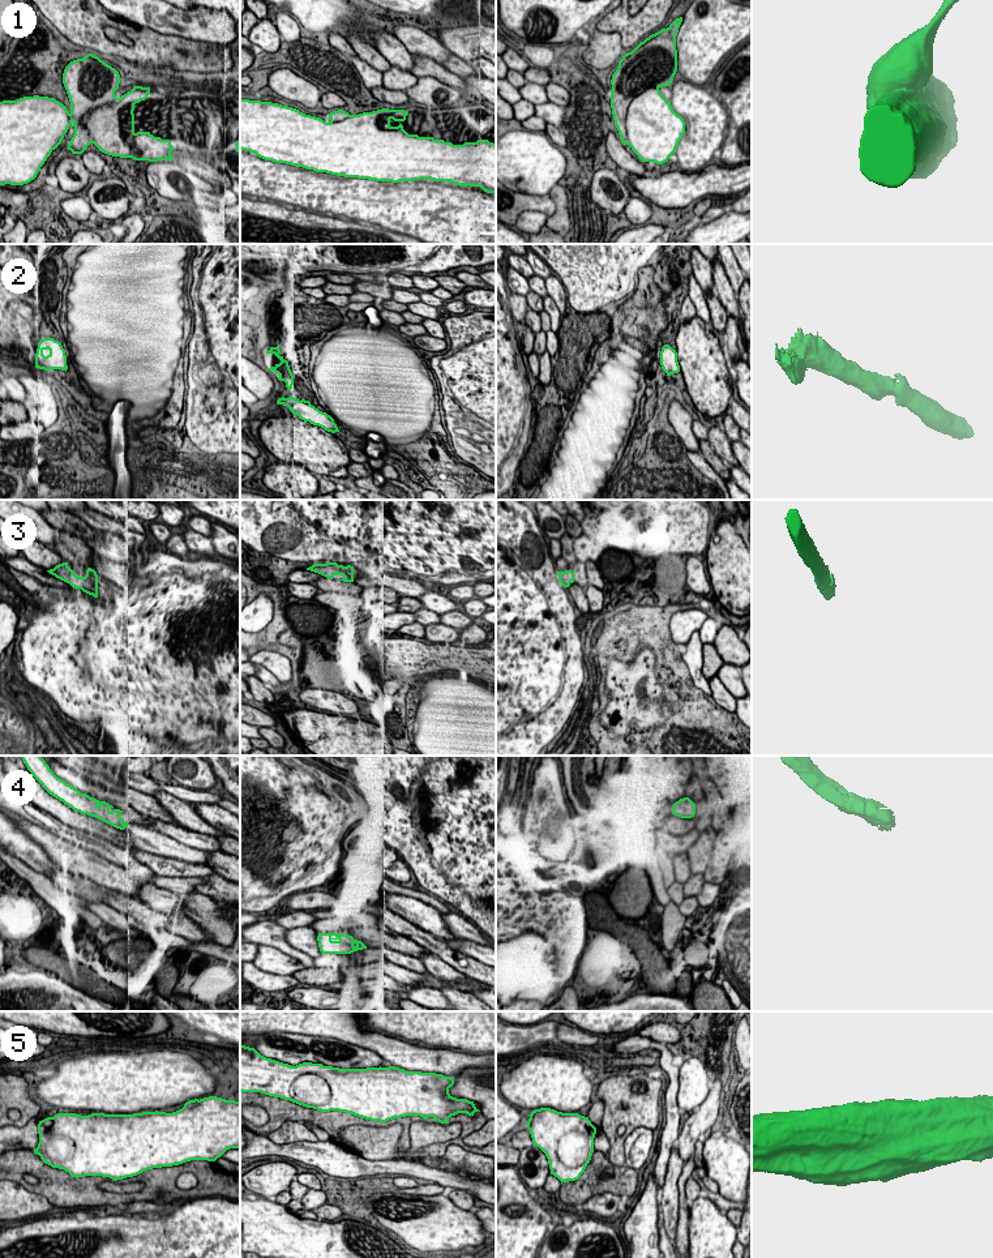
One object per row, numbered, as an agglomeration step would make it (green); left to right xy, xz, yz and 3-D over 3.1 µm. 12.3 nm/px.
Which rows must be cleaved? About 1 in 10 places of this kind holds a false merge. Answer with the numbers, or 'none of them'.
1

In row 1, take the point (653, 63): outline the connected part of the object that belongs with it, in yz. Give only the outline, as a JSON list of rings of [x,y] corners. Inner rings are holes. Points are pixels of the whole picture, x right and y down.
[[[682,17],[650,35],[619,61],[612,74],[611,108],[620,140],[628,144],[625,128],[630,102],[649,87],[669,86],[677,72],[676,35]]]

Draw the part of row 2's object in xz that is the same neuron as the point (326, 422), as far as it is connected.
[[[282,397],[277,401],[277,405],[287,406],[294,415],[299,416],[299,419],[309,422],[313,425],[318,425],[328,432],[339,432],[337,424],[334,423],[334,419],[330,415],[320,411],[318,408],[312,406],[309,401],[305,401],[304,398],[299,401],[294,397]]]

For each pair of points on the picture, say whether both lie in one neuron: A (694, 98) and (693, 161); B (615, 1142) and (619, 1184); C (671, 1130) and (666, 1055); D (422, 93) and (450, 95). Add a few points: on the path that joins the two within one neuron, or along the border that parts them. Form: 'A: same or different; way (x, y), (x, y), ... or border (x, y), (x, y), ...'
A: same; way (694, 114), (694, 145)
B: different; border (606, 1156), (613, 1165), (624, 1165)
C: same; way (671, 1112), (673, 1073)
D: same; way (428, 92), (437, 89), (444, 92)

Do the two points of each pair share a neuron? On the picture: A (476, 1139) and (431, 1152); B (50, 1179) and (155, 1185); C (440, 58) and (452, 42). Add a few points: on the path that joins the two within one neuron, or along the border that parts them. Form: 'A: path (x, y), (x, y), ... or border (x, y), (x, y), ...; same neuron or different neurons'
A: border (482, 1126), (467, 1134), (462, 1141); different neurons
B: path (76, 1192), (85, 1192), (98, 1198), (129, 1198); same neuron
C: border (437, 39), (453, 54); different neurons

